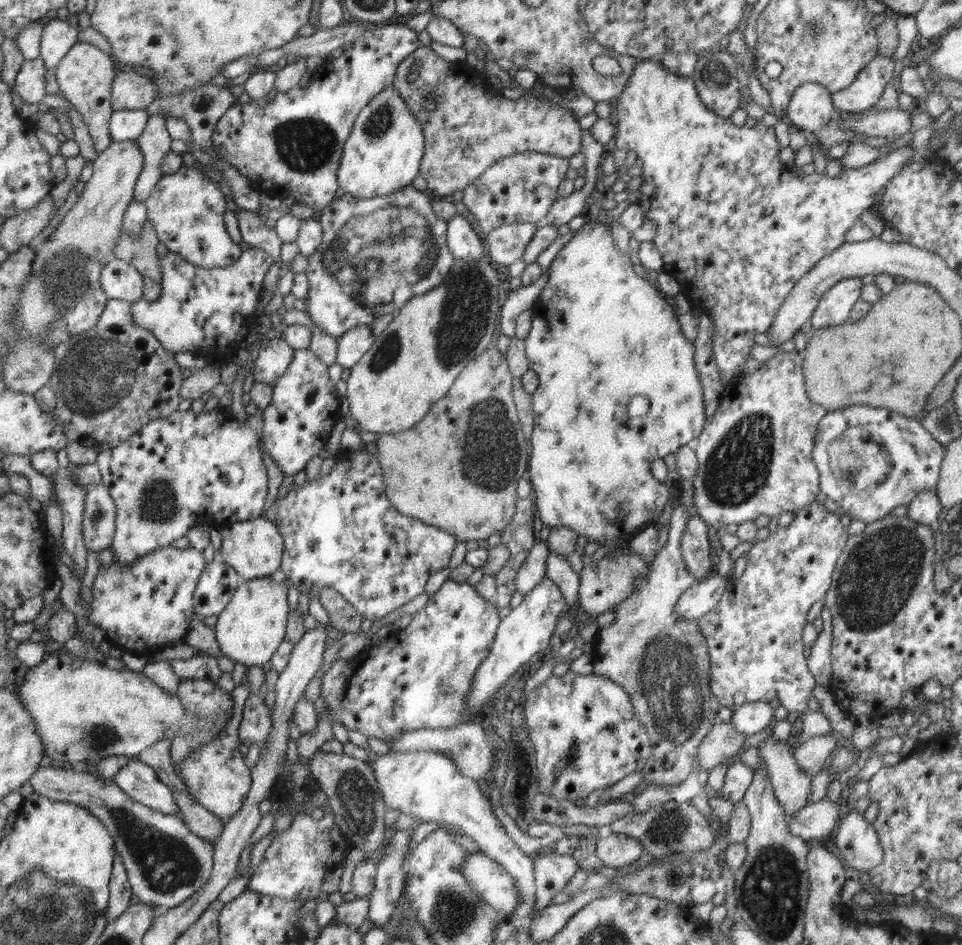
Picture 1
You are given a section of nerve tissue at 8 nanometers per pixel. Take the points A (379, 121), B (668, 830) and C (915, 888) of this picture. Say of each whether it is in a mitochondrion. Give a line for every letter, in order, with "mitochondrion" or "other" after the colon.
A: mitochondrion
B: mitochondrion
C: other

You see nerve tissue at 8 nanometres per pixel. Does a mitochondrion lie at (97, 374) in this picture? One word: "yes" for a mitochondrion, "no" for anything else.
yes

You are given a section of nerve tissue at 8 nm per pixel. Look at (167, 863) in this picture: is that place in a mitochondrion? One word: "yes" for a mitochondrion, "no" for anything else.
yes

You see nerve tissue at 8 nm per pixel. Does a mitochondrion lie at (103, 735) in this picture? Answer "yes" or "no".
yes

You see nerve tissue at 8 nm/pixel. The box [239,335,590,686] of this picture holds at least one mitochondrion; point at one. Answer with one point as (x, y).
(491, 454)

